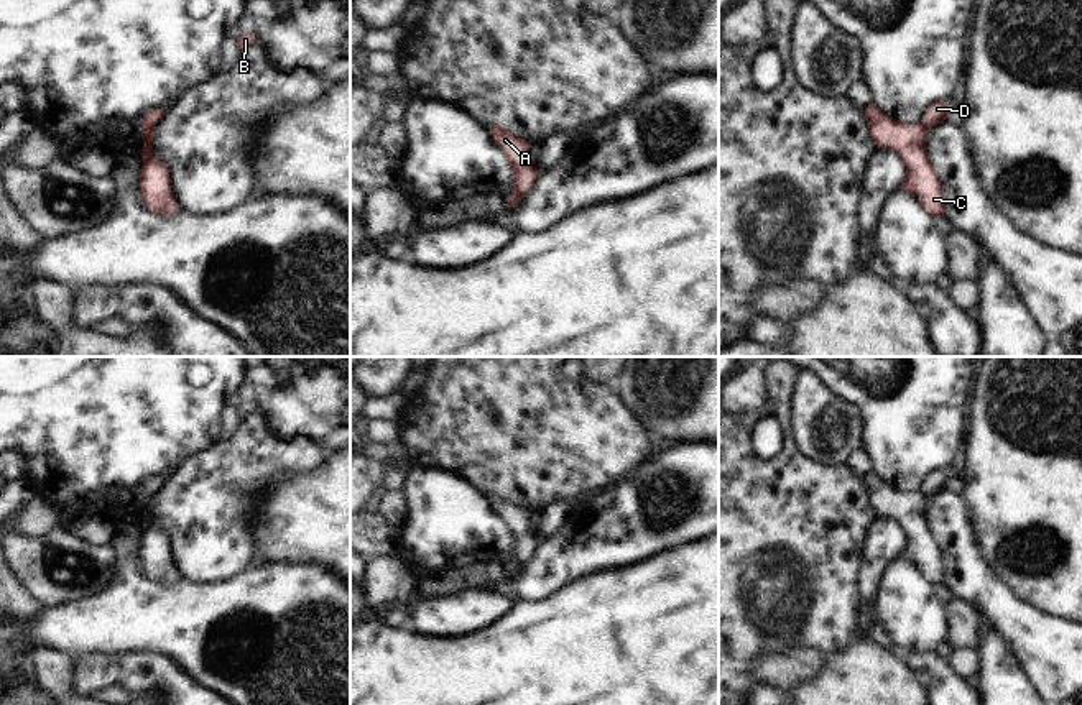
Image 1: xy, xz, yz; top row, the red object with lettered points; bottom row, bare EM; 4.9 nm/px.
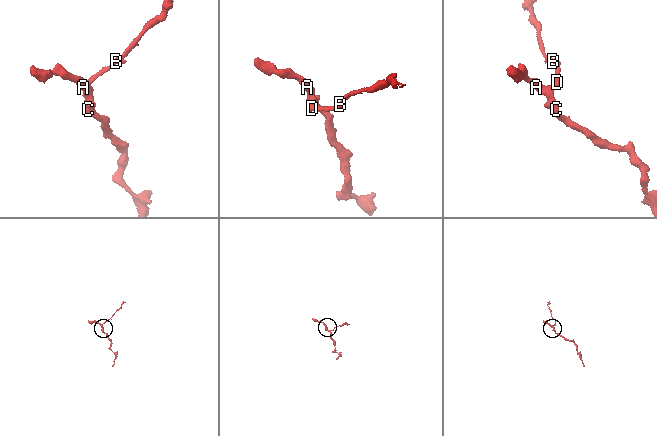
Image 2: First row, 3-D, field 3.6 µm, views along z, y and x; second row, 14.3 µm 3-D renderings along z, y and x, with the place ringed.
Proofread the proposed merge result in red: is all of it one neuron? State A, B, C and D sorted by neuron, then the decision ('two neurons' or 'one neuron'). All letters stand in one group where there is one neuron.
groups A C / B D; two neurons

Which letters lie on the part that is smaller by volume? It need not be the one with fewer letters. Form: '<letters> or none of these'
B, D

